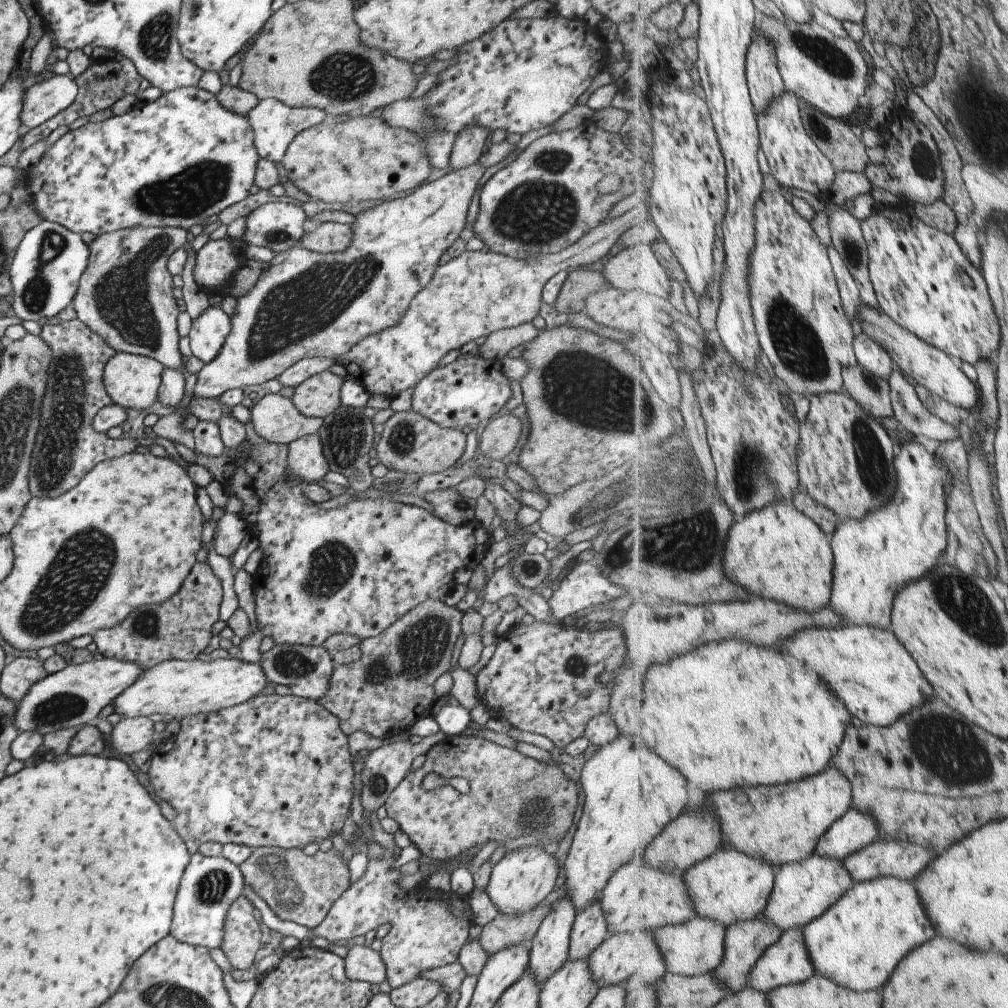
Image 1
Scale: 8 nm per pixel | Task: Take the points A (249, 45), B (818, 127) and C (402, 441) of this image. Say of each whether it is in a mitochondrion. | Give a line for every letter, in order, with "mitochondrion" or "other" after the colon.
A: other
B: mitochondrion
C: mitochondrion

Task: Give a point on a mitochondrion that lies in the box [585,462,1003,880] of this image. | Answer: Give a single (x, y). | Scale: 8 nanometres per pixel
(958, 758)

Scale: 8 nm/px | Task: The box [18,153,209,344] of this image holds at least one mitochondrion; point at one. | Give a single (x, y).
(35, 295)

